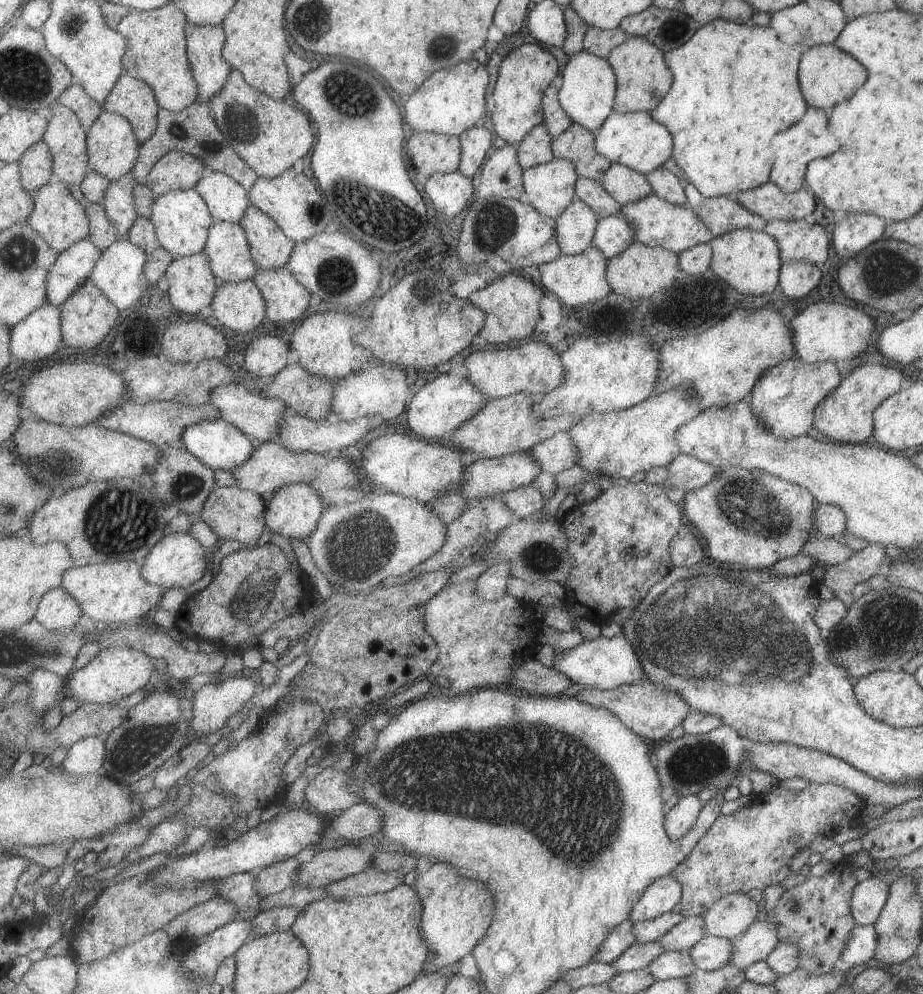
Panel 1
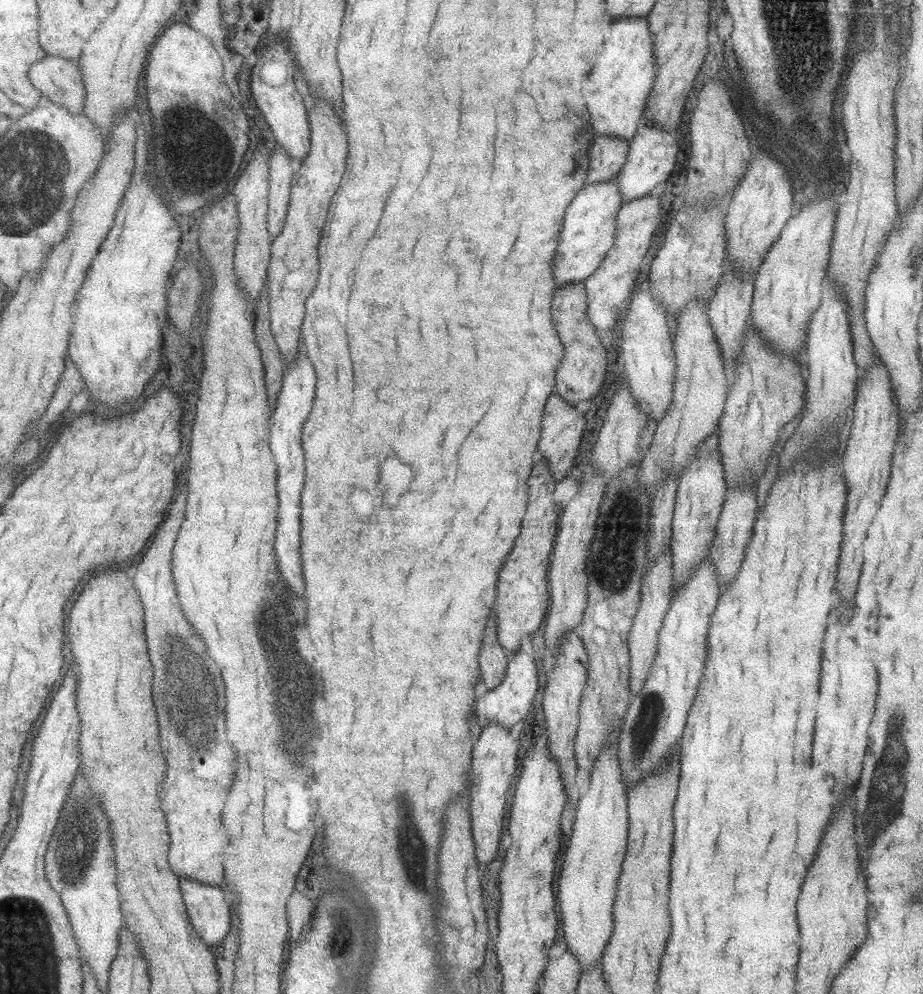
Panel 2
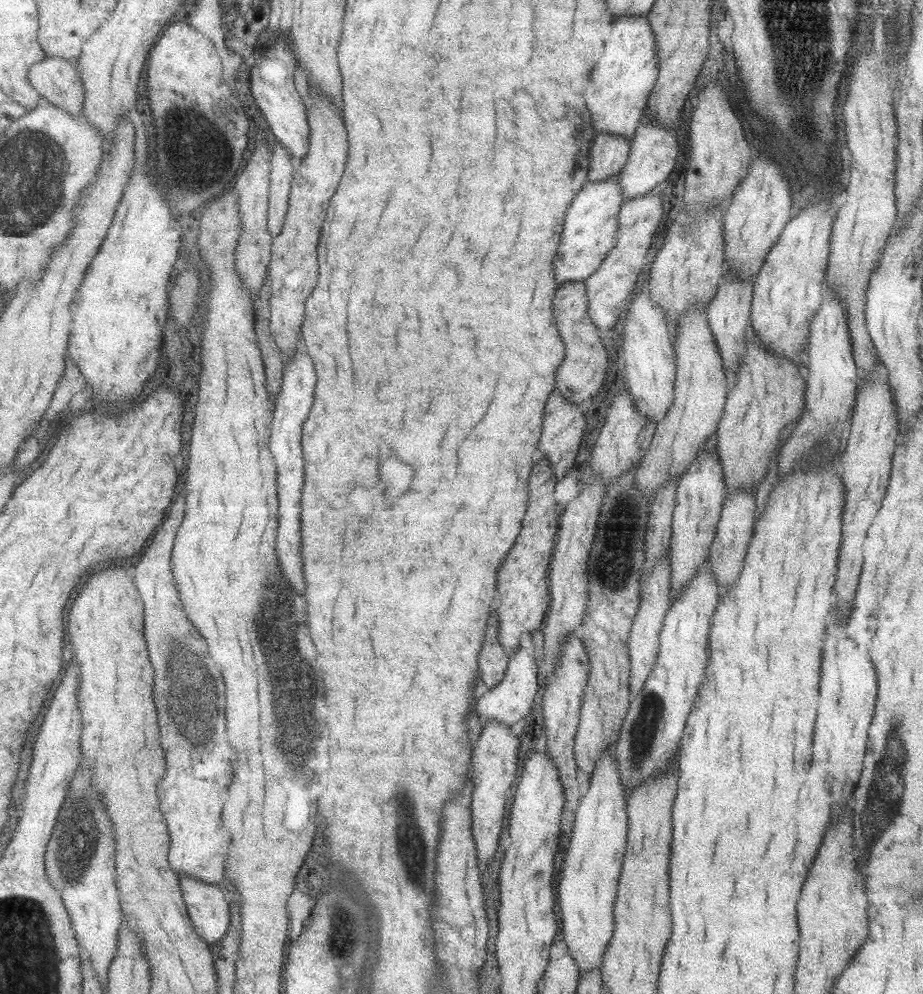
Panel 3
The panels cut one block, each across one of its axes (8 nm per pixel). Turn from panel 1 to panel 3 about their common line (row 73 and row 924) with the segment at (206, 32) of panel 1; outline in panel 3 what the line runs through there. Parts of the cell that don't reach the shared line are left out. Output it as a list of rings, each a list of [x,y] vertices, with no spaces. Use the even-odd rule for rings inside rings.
[[[187,874],[180,875],[180,885],[196,931],[210,945],[223,942],[232,928],[232,911],[225,888]]]

